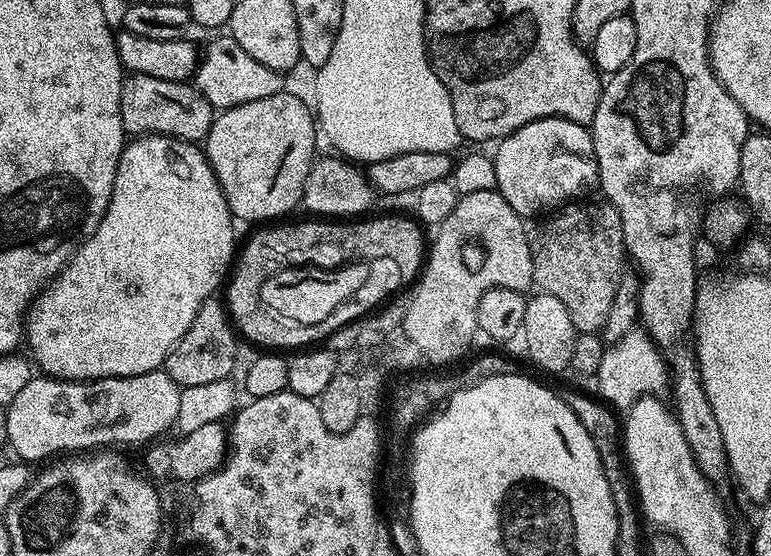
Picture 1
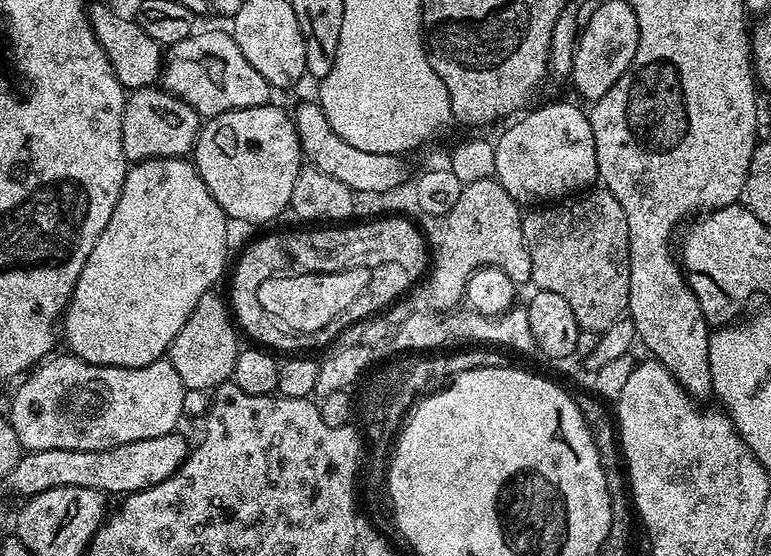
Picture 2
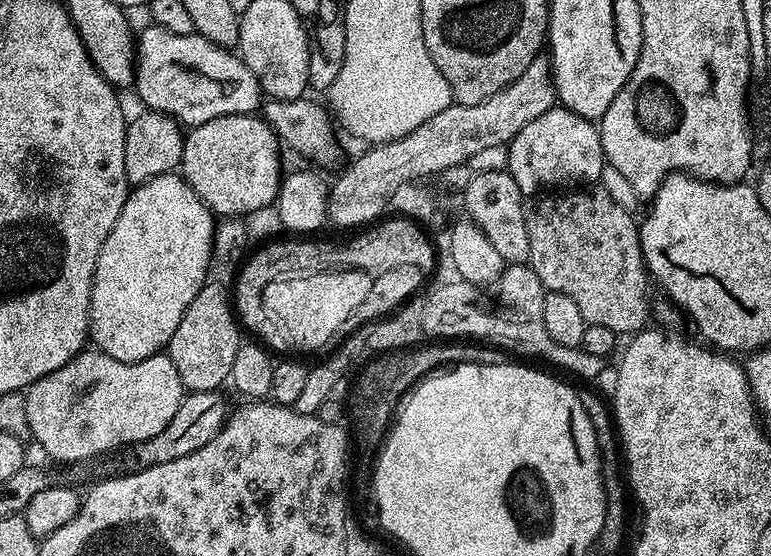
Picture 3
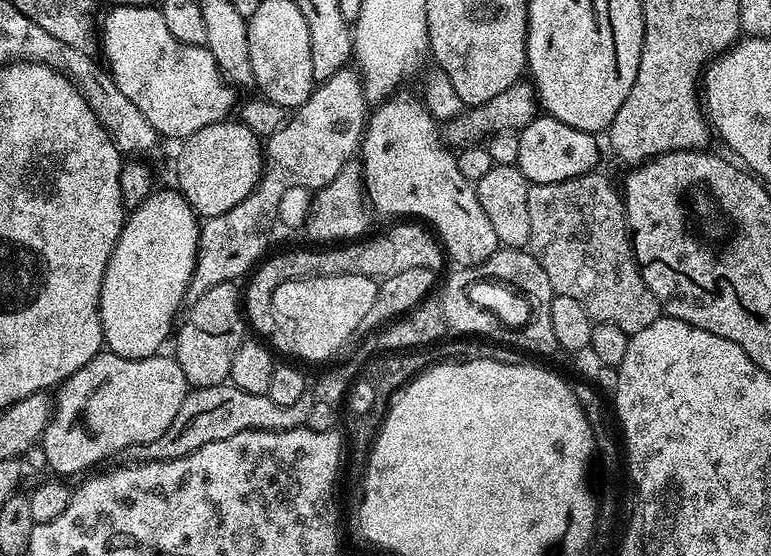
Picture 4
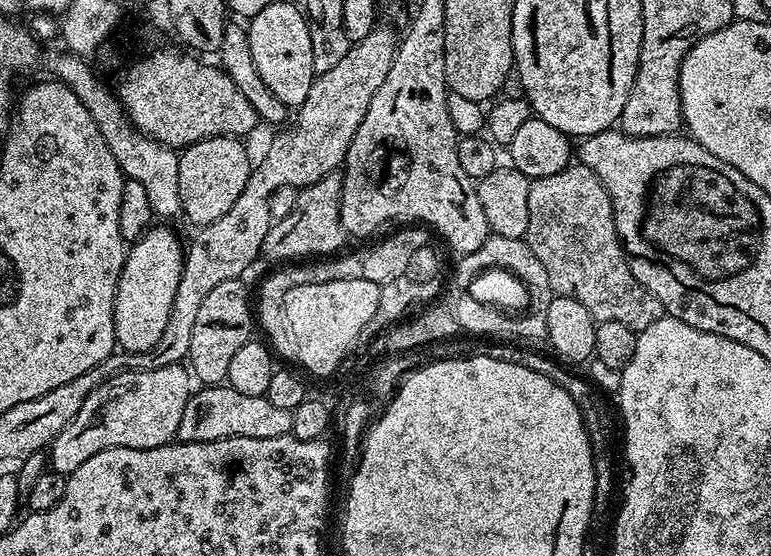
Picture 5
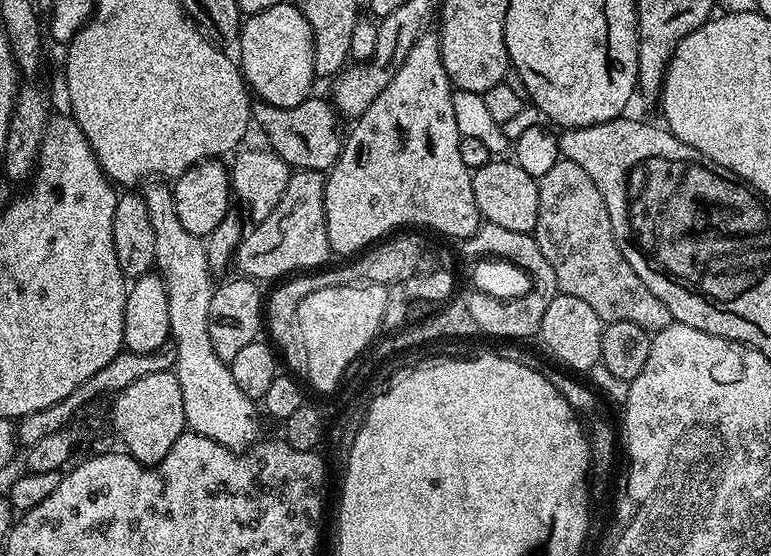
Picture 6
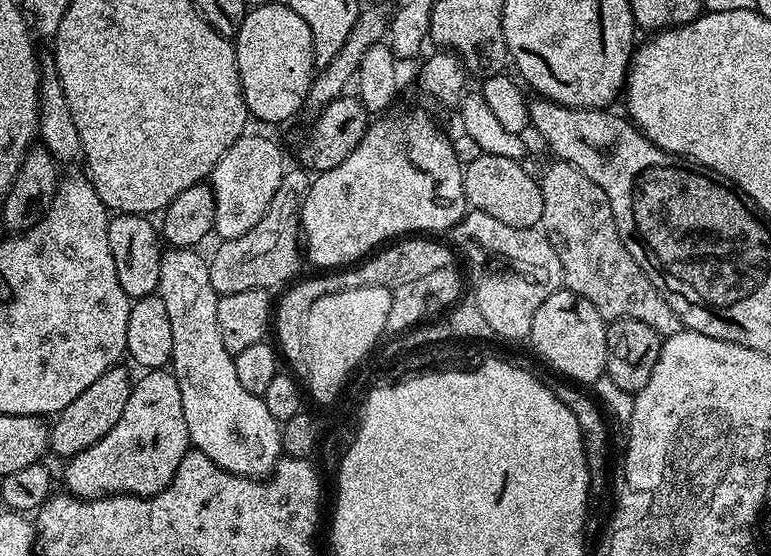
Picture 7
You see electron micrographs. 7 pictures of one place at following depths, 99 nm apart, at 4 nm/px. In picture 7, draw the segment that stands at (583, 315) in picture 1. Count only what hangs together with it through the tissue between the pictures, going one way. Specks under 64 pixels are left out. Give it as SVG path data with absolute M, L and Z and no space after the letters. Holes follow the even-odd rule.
M552 162L544 176L539 177L539 182L542 190L539 227L544 229L546 238L550 238L558 262L562 262L563 287L586 298L586 302L590 302L606 322L646 322L646 326L662 338L681 332L680 319L674 310L670 310L670 302L658 294L654 282L646 278L642 266L638 266L638 262L630 258L630 250L622 246L606 190L602 190L598 182L590 182L582 170L563 162Z

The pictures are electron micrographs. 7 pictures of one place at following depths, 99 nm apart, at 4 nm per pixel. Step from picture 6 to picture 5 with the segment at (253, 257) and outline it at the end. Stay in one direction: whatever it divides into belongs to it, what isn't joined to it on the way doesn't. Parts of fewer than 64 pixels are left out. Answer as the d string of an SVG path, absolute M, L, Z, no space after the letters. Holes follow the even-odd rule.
M335 171L326 174L326 178L299 189L290 214L279 217L266 234L263 259L296 262L301 258L327 258L339 253L345 247L344 240L346 241L346 233L340 221L343 181L343 175Z

